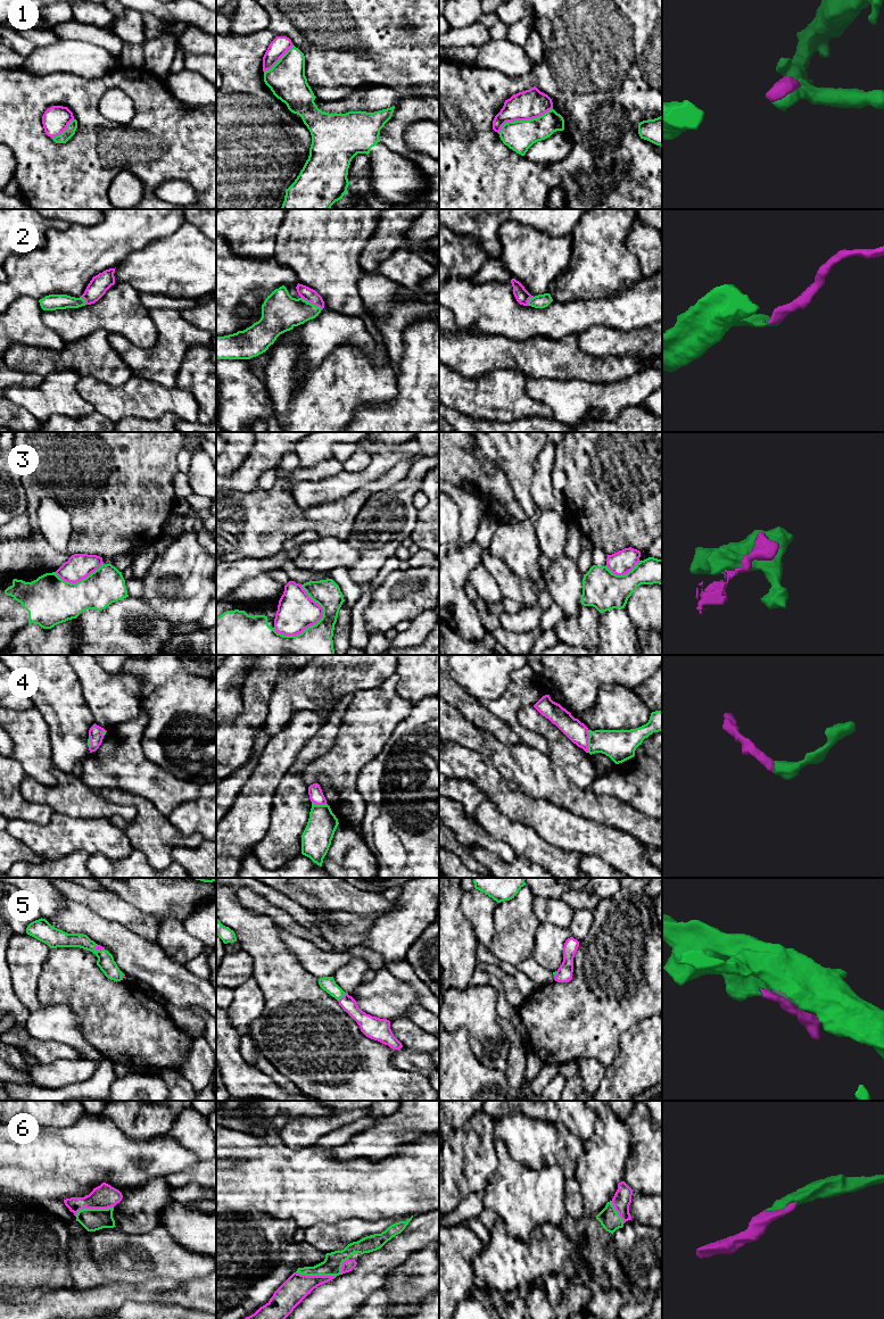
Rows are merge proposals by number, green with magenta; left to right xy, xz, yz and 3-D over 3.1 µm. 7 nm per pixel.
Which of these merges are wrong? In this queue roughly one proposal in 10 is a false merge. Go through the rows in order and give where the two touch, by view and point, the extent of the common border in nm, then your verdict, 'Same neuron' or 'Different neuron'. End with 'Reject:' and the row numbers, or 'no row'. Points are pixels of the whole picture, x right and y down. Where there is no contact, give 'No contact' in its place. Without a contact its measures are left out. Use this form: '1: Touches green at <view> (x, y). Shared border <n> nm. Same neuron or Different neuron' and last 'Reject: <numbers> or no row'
1: Touches green at yz (523, 121). Shared border 420 nm. Same neuron
2: Touches green at xz (310, 303). Shared border 180 nm. Same neuron
3: Touches green at xz (320, 620). Shared border 400 nm. Different neuron
4: Touches green at yz (588, 741). Shared border 160 nm. Same neuron
5: Touches green at xz (340, 997). Shared border 80 nm. Same neuron
6: Touches green at xy (93, 1209). Shared border 280 nm. Same neuron
Reject: 3

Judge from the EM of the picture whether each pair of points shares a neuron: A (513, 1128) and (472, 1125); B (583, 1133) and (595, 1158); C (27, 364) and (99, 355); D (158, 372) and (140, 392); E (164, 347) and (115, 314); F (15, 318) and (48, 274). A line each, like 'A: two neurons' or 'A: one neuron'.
A: two neurons
B: two neurons
C: one neuron
D: two neurons
E: two neurons
F: two neurons

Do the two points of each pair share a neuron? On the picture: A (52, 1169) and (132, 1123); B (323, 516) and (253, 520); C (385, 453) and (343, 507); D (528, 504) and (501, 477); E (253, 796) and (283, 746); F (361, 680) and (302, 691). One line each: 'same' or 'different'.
A: different
B: same
C: different
D: different
E: same
F: same

